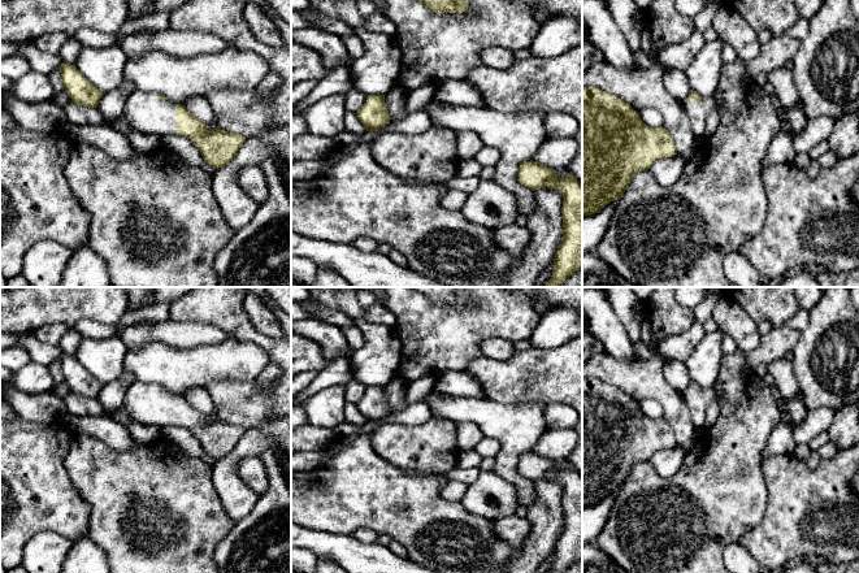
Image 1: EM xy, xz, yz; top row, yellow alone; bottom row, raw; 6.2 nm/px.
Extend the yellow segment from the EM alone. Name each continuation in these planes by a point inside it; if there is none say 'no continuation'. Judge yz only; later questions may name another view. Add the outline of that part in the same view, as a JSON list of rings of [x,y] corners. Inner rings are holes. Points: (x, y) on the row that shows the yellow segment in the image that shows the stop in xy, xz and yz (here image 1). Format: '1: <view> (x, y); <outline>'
1: yz (698, 112); [[[687,97],[682,101],[687,116],[693,123],[697,136],[706,134],[706,120],[715,107],[715,97],[703,97],[700,101],[690,103]]]

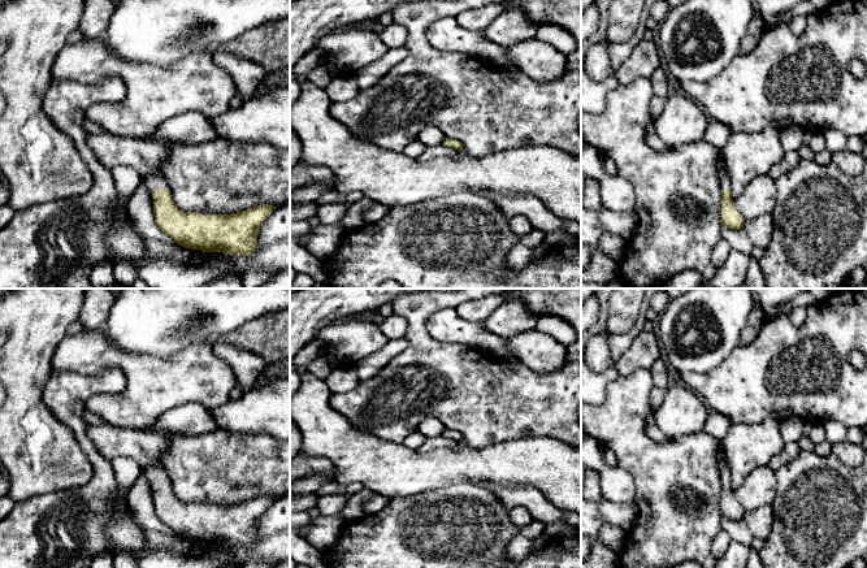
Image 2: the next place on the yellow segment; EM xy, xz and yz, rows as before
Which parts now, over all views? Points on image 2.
1: xy (154, 182); [[[155,173],[155,174],[149,174],[146,178],[146,186],[149,190],[149,192],[153,194],[160,187],[168,187],[168,183],[166,183],[166,181],[165,181],[165,178],[162,177],[161,173]]]

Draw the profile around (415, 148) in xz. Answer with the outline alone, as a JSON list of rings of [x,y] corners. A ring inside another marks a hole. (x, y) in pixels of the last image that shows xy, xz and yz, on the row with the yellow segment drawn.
[[[415,139],[409,144],[407,144],[402,152],[408,159],[419,159],[425,148],[426,146],[421,140]]]

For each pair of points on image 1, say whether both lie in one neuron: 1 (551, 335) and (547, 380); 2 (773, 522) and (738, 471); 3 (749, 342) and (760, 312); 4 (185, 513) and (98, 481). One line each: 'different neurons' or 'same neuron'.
1: different neurons
2: different neurons
3: different neurons
4: same neuron

